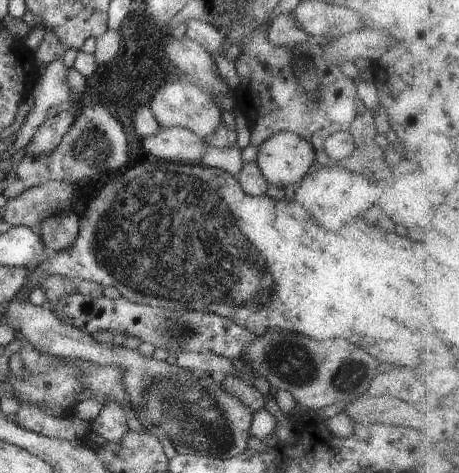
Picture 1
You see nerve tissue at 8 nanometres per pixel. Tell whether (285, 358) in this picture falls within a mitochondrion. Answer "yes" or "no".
yes

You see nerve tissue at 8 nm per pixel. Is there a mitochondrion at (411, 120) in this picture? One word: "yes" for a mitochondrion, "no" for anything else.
no

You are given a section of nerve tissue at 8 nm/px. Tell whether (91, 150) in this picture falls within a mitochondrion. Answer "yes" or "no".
yes

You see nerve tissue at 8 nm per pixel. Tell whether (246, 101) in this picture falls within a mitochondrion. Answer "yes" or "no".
no

